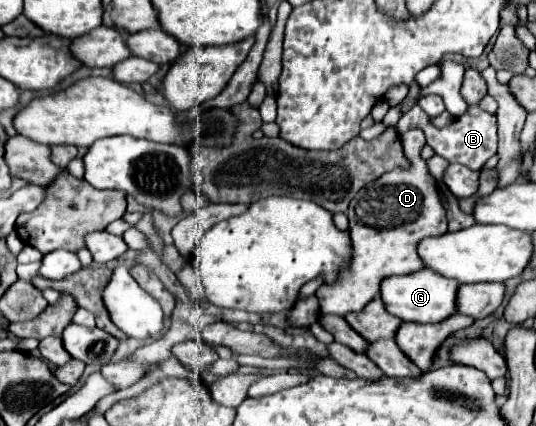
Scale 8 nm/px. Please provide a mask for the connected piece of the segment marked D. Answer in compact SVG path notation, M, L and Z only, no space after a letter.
M419 129L403 133L403 147L411 159L411 169L389 171L377 181L359 189L347 209L349 233L355 249L351 267L339 279L339 285L321 285L315 293L321 311L345 317L347 313L359 313L369 301L379 297L381 281L391 275L417 273L425 269L419 259L417 245L425 237L439 237L447 233L447 213L441 205L435 177L427 169L427 161L421 157L425 137Z

